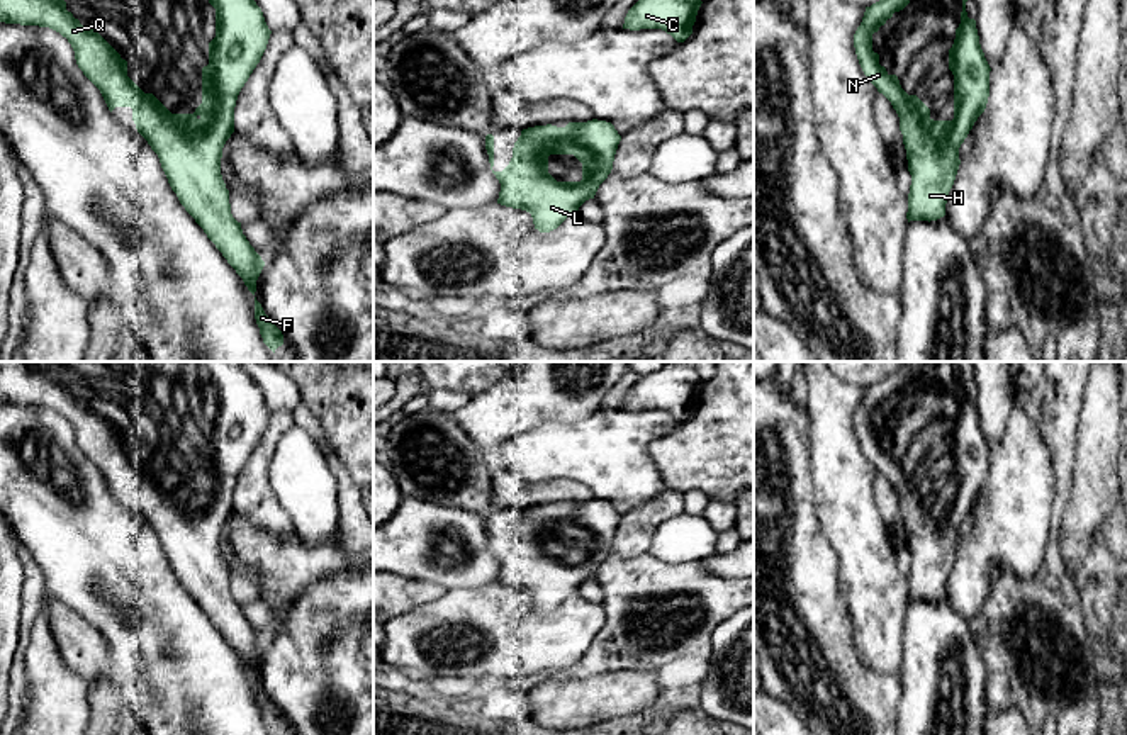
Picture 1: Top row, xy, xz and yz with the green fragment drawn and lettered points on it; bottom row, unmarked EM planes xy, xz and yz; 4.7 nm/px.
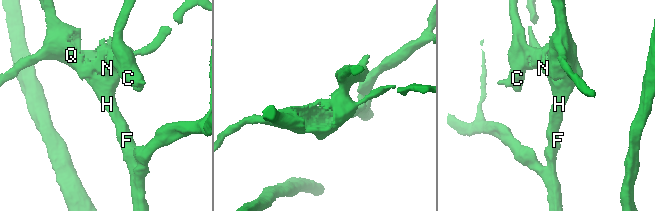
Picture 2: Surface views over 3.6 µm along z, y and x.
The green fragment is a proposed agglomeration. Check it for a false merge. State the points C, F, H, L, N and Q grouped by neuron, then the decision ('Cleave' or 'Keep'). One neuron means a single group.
Groups: C F H L N Q. Keep

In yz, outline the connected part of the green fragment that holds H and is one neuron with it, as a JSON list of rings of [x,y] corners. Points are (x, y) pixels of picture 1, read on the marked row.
[[[879,0],[866,7],[854,34],[854,48],[864,75],[891,102],[900,117],[911,175],[908,222],[930,222],[945,216],[947,197],[961,165],[959,148],[988,104],[991,68],[979,44],[976,20],[967,17],[966,2],[962,0],[961,24],[949,49],[949,70],[954,75],[952,121],[934,121],[930,109],[917,95],[908,95],[898,76],[889,75],[879,65],[879,54],[872,51],[872,34],[910,0]]]

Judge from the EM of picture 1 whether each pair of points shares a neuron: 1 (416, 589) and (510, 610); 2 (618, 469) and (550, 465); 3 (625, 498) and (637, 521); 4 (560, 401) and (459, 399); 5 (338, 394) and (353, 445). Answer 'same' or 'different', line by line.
1: different
2: same
3: different
4: different
5: same

